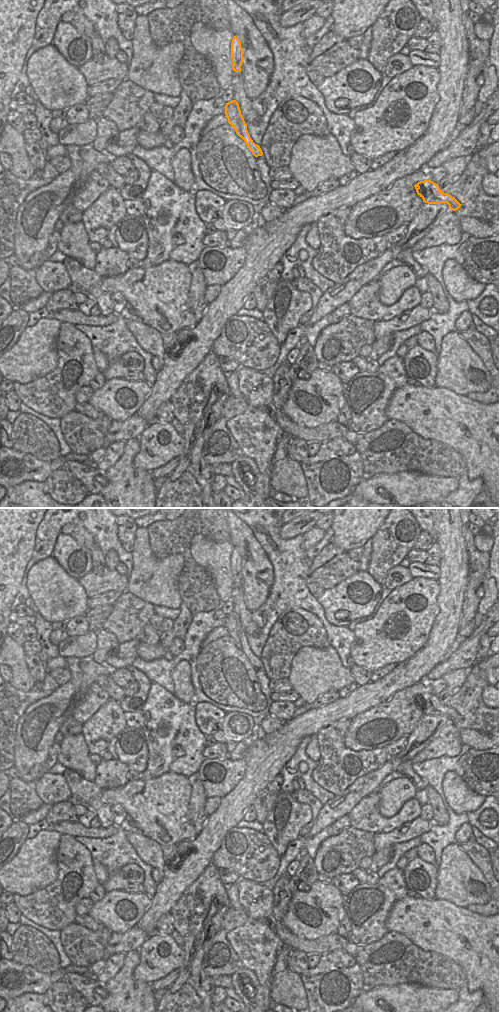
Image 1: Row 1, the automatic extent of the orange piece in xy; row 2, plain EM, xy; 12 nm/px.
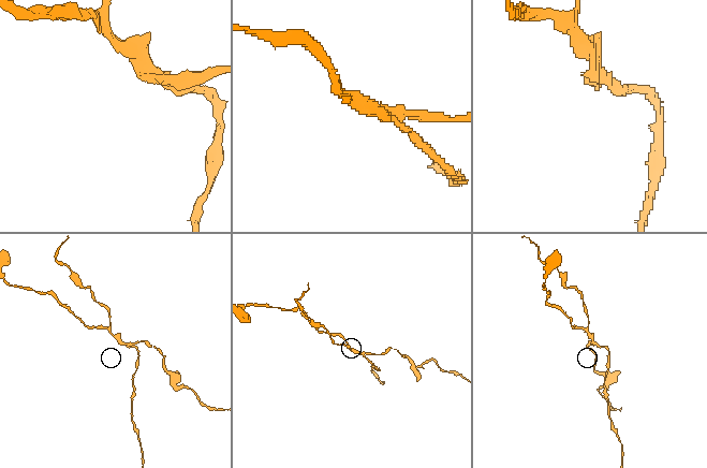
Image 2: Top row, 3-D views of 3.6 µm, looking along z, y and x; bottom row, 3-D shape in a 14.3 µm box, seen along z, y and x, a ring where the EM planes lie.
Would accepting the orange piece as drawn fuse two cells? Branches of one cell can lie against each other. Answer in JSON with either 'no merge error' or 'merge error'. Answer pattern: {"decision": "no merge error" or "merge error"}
{"decision": "merge error"}

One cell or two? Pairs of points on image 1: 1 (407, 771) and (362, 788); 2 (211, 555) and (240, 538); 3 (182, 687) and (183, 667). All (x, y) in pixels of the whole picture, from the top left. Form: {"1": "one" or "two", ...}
{"1": "one", "2": "two", "3": "one"}

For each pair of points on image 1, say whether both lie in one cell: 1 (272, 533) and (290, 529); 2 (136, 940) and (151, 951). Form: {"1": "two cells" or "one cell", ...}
{"1": "two cells", "2": "two cells"}

